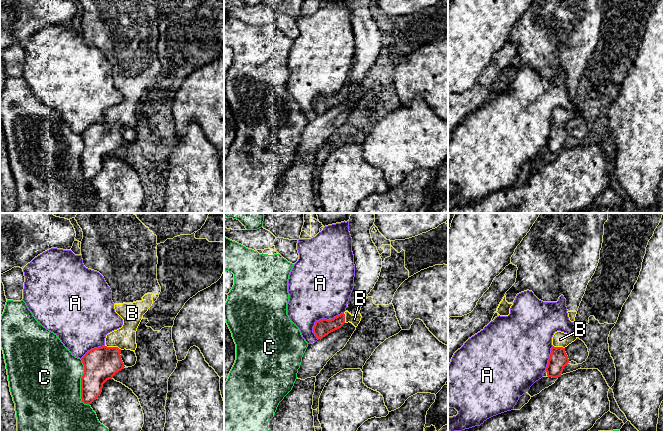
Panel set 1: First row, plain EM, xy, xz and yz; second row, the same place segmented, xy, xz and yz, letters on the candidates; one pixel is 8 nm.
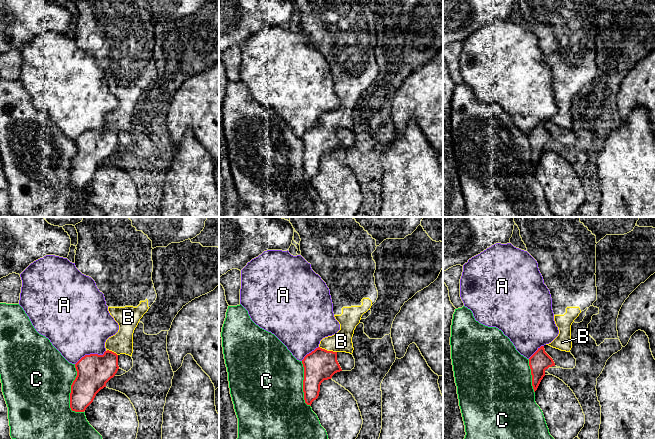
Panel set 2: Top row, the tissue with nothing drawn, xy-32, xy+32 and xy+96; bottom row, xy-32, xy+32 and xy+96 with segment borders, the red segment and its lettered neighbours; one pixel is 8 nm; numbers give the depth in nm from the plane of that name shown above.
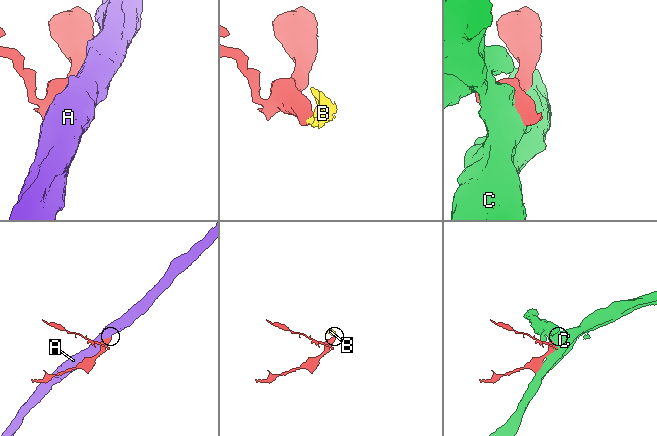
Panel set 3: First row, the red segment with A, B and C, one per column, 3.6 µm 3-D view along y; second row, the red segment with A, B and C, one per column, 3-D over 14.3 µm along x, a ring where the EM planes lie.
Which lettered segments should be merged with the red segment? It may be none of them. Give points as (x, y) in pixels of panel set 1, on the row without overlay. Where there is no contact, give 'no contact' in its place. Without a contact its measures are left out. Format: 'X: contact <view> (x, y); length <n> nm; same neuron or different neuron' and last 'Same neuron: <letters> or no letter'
A: contact xz (321, 95); length 300 nm; different neuron
B: contact xy (113, 123); length 140 nm; same neuron
C: contact xy (81, 160); length 380 nm; different neuron
Same neuron: B

